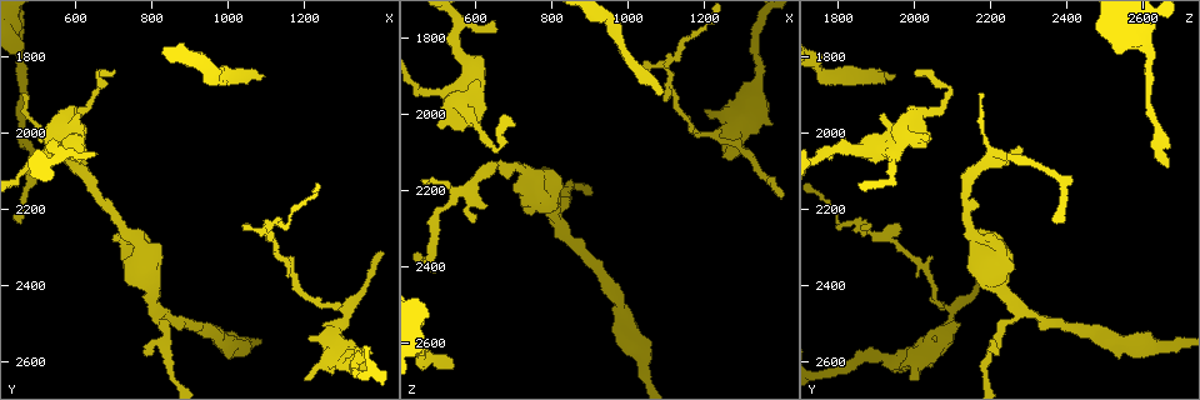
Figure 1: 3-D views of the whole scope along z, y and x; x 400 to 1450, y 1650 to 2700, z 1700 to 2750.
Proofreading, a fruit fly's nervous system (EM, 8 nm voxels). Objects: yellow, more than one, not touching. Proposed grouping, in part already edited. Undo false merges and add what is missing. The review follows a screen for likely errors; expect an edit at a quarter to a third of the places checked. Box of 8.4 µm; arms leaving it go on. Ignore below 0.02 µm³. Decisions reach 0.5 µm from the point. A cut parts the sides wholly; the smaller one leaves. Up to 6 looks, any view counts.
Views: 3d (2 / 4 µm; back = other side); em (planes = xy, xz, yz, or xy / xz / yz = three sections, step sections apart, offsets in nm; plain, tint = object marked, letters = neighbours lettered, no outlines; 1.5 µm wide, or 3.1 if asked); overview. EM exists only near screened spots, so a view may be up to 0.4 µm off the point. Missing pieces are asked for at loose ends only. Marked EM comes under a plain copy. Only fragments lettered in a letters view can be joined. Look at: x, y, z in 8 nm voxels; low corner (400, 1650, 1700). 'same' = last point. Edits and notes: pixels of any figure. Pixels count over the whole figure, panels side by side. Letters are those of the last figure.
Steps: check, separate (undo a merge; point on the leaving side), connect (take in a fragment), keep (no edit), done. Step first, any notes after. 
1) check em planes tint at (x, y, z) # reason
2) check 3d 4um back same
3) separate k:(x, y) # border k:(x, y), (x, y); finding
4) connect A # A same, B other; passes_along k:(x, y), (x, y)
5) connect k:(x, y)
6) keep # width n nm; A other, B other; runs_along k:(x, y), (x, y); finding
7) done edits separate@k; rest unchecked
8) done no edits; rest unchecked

check em planes letters at (545, 2085, 2665) # long arm stops here

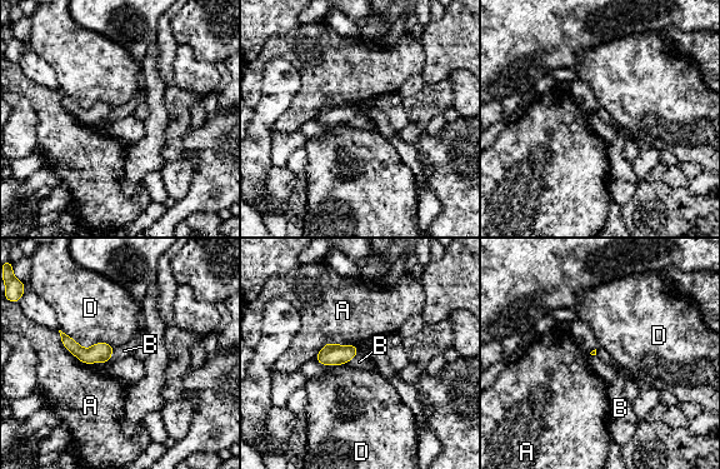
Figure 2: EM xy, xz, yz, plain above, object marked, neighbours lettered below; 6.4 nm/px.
keep # A other, B other, D other; border 2:(114, 348), (108, 362); none of them fits

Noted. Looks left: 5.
check 3d 2um at (1085, 1855, 1945) # an open end

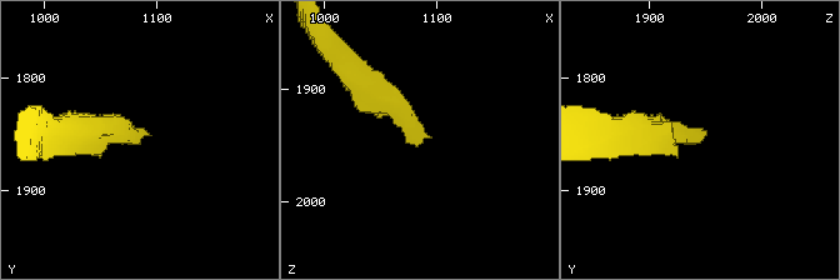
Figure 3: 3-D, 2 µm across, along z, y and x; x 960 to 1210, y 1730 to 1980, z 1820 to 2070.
check em xz step 8 letters at (1088, 1852, 1950) # need the tissue

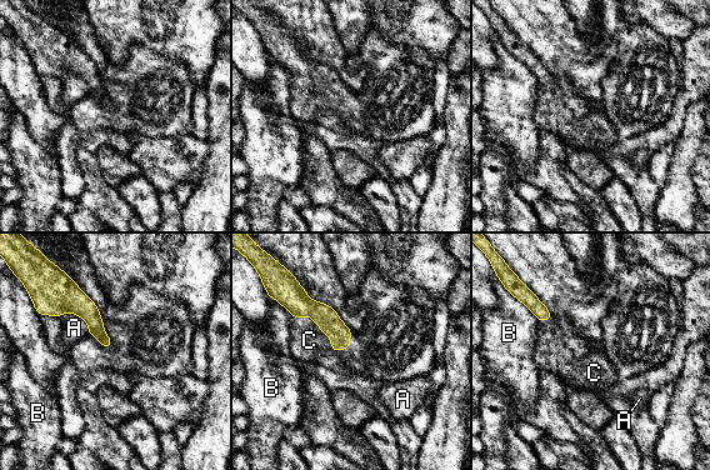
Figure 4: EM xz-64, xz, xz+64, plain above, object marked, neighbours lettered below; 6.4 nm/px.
check em planes letters same # another direction

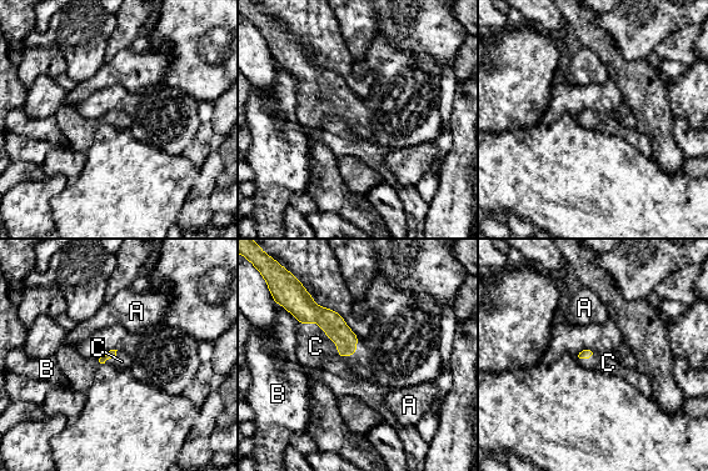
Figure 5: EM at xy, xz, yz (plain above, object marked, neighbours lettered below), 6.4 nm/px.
connect C # A other, B other, C same; passes_along 5:(304, 310), (332, 337), (315, 346); it goes on there

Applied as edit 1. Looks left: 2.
done edits connect@5; rest unchecked

